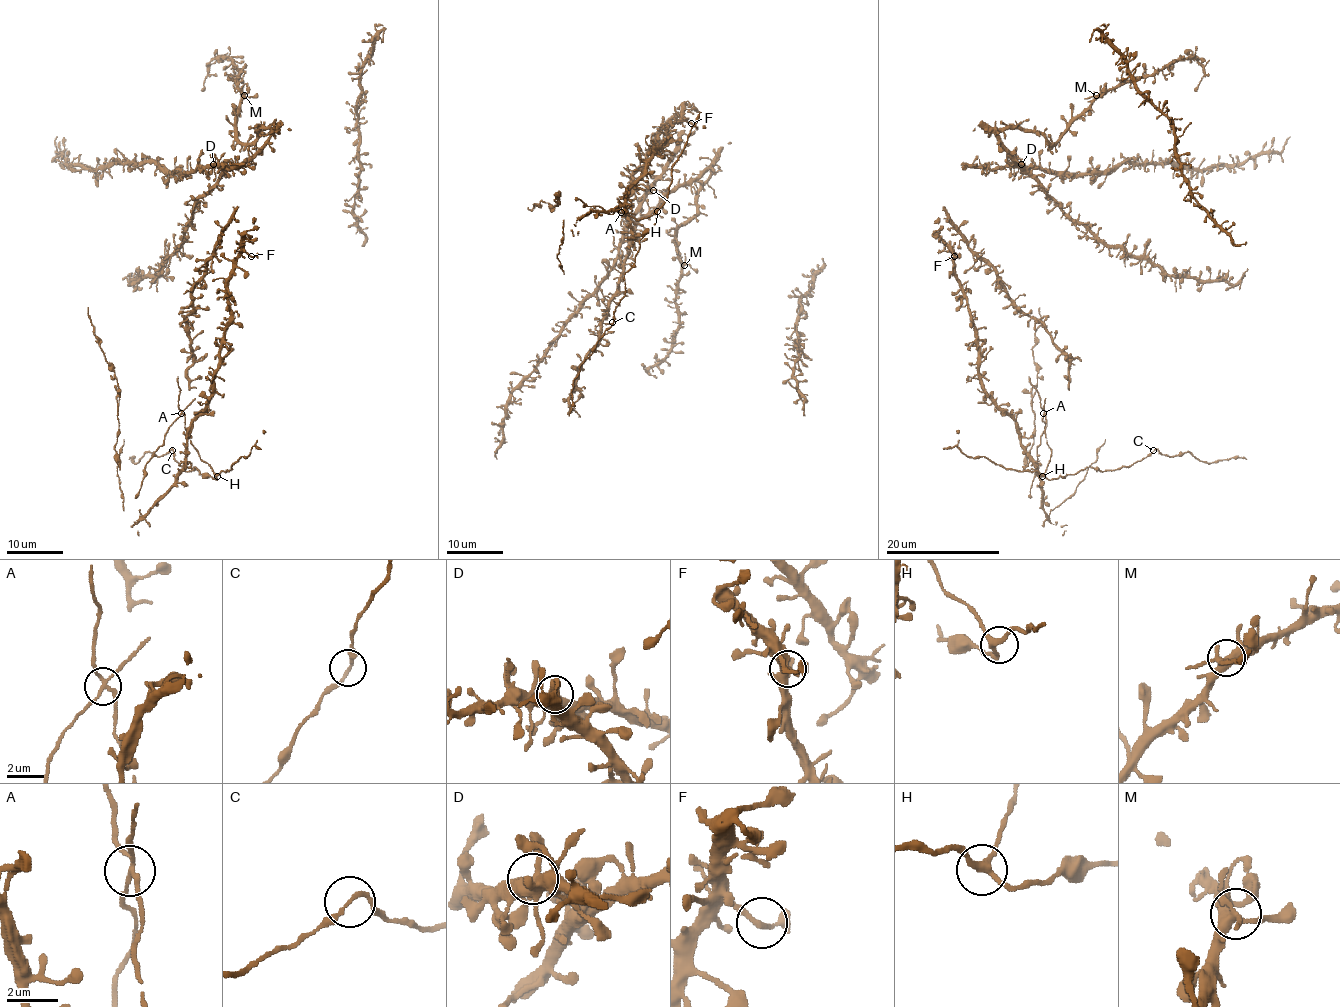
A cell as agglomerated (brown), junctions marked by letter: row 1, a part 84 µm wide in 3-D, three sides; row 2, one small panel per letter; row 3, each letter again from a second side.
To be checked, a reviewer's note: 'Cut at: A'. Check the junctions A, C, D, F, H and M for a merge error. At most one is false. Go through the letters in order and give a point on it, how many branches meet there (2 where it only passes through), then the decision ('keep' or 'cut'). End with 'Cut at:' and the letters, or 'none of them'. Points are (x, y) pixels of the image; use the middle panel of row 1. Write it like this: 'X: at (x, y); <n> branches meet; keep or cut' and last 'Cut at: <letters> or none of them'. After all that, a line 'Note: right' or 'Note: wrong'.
A: at (621, 212); 4 branches meet; cut
C: at (612, 322); 2 branches meet; keep
D: at (653, 190); 4 branches meet; keep
F: at (691, 123); 2 branches meet; keep
H: at (657, 211); 3 branches meet; keep
M: at (684, 265); 4 branches meet; keep
Cut at: A
Note: right

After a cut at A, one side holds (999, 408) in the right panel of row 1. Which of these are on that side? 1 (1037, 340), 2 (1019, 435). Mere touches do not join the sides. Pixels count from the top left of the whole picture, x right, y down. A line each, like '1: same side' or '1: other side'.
1: other side
2: same side

